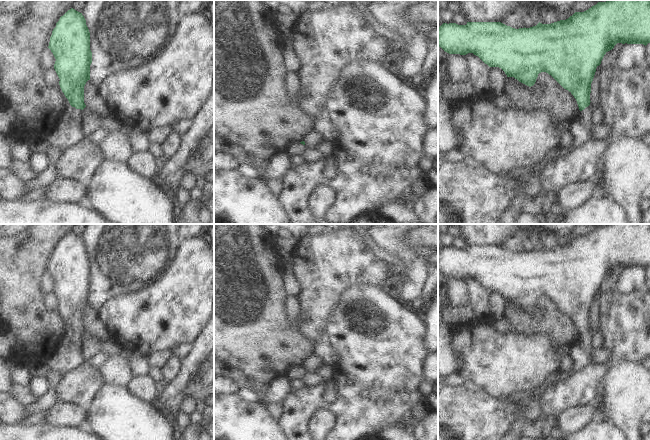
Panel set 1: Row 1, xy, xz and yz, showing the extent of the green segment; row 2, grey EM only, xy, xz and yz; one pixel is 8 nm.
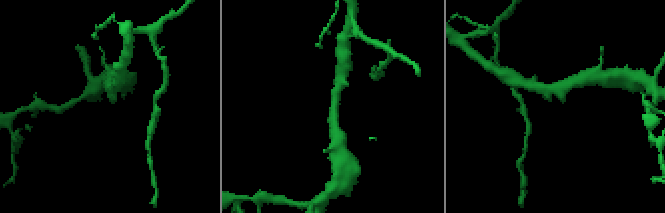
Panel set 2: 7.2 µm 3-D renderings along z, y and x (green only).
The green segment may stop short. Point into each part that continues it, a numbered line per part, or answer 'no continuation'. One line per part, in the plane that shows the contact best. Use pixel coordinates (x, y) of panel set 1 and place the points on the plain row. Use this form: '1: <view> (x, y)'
1: xy (70, 356)

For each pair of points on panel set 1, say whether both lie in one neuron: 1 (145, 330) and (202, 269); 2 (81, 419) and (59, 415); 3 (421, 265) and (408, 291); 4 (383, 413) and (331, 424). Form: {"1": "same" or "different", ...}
{"1": "same", "2": "same", "3": "same", "4": "different"}

